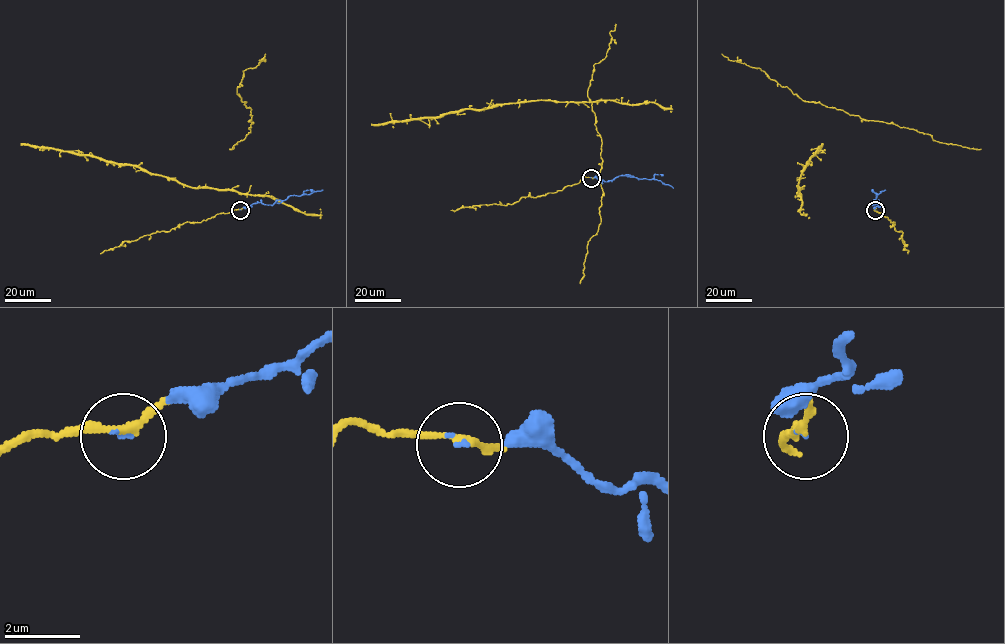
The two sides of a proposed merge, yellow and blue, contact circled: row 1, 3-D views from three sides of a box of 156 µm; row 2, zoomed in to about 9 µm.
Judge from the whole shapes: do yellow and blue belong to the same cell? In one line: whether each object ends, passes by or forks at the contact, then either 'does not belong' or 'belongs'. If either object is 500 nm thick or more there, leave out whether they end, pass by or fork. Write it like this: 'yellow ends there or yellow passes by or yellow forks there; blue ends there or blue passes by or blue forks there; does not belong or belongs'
yellow passes by; blue ends there; belongs

